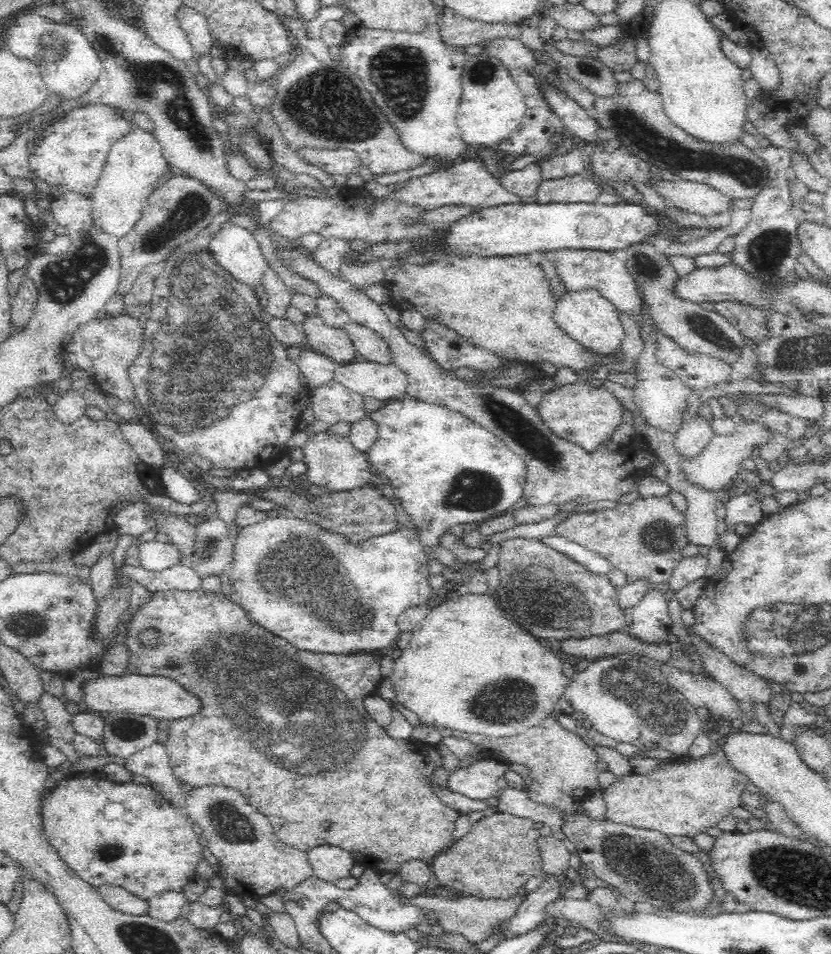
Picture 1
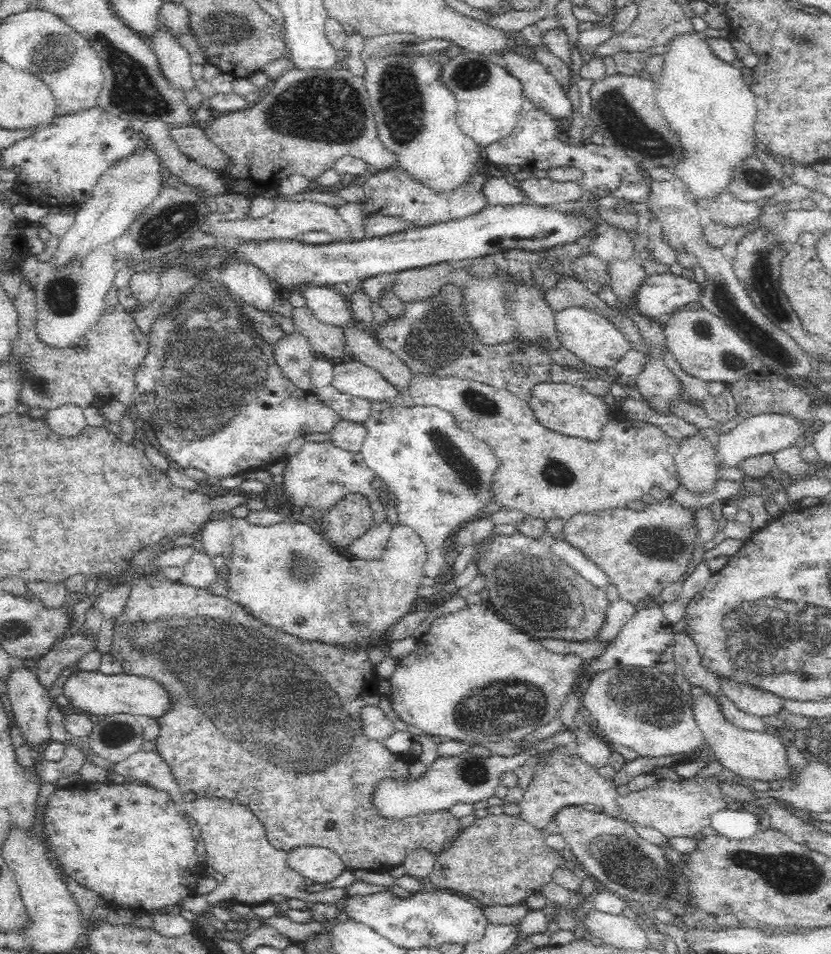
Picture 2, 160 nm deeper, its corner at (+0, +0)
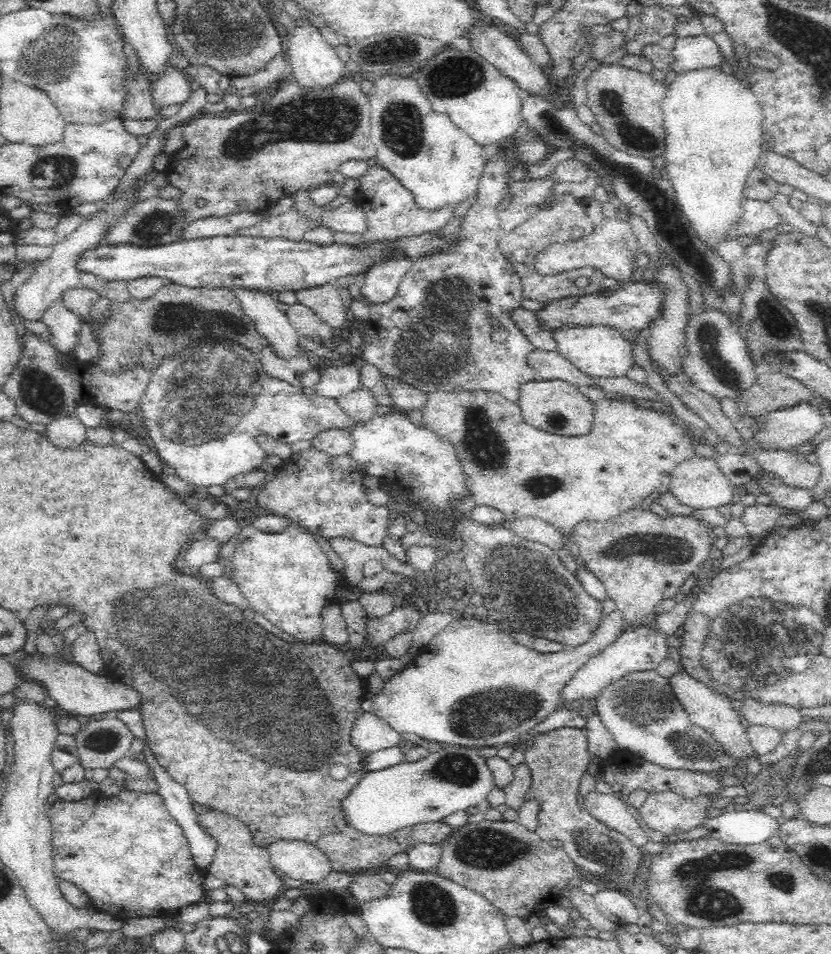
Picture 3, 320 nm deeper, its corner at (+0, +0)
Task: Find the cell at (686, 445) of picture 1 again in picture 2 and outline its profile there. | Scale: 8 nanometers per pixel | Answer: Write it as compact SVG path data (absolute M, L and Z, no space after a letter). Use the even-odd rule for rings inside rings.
M702 432L683 438L673 456L679 484L696 494L712 492L719 479L714 457L712 442Z

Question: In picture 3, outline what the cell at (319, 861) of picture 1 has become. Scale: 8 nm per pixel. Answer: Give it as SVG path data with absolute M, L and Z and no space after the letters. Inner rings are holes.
M278 840L267 849L270 861L294 880L316 884L333 871L324 851L301 840Z

